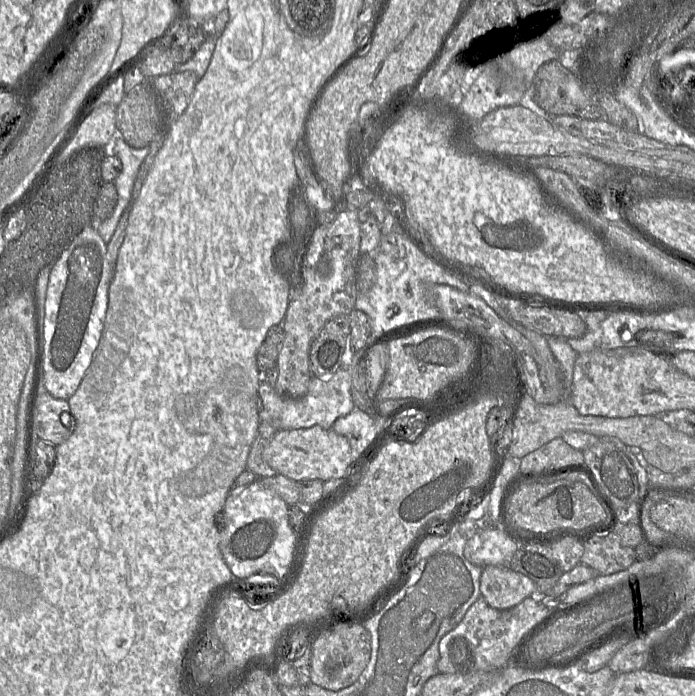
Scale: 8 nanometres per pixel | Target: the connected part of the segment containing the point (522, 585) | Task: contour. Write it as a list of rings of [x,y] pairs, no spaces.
[[[486,566],[480,577],[481,596],[493,608],[507,610],[533,594],[541,594],[528,577],[507,566]]]

